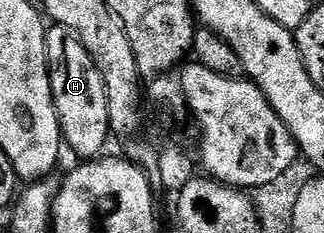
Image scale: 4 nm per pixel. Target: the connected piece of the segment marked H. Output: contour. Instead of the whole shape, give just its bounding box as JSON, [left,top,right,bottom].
[46,25,113,160]

